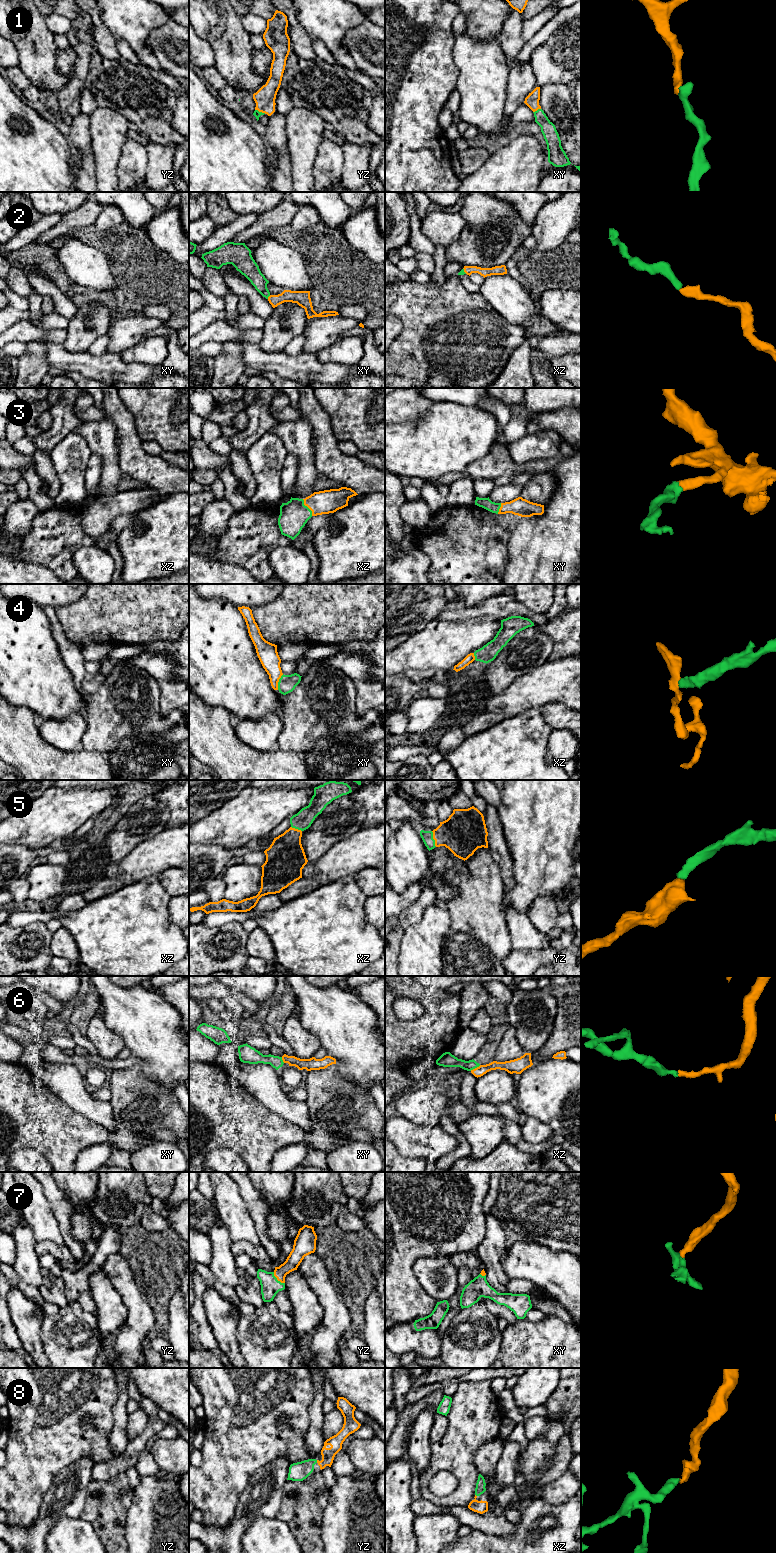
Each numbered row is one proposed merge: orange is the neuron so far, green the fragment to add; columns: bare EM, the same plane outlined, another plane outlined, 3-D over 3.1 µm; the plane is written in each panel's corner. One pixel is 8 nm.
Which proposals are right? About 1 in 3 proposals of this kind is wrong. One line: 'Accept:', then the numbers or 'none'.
Accept: 1, 2, 3, 5, 6, 7, 8

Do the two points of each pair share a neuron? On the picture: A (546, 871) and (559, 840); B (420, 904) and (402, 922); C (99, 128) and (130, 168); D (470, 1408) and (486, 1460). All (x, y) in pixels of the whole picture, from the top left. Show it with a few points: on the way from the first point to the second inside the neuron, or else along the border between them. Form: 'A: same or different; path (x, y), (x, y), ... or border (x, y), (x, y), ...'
A: same; path (546, 863), (546, 853), (551, 848)
B: same; path (416, 908), (406, 918)
C: different; border (126, 138), (117, 170), (118, 179)
D: different; border (498, 1437), (479, 1447), (474, 1457), (476, 1468)

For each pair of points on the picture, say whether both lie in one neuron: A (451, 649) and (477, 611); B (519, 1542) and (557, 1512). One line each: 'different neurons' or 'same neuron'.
A: different neurons
B: same neuron

